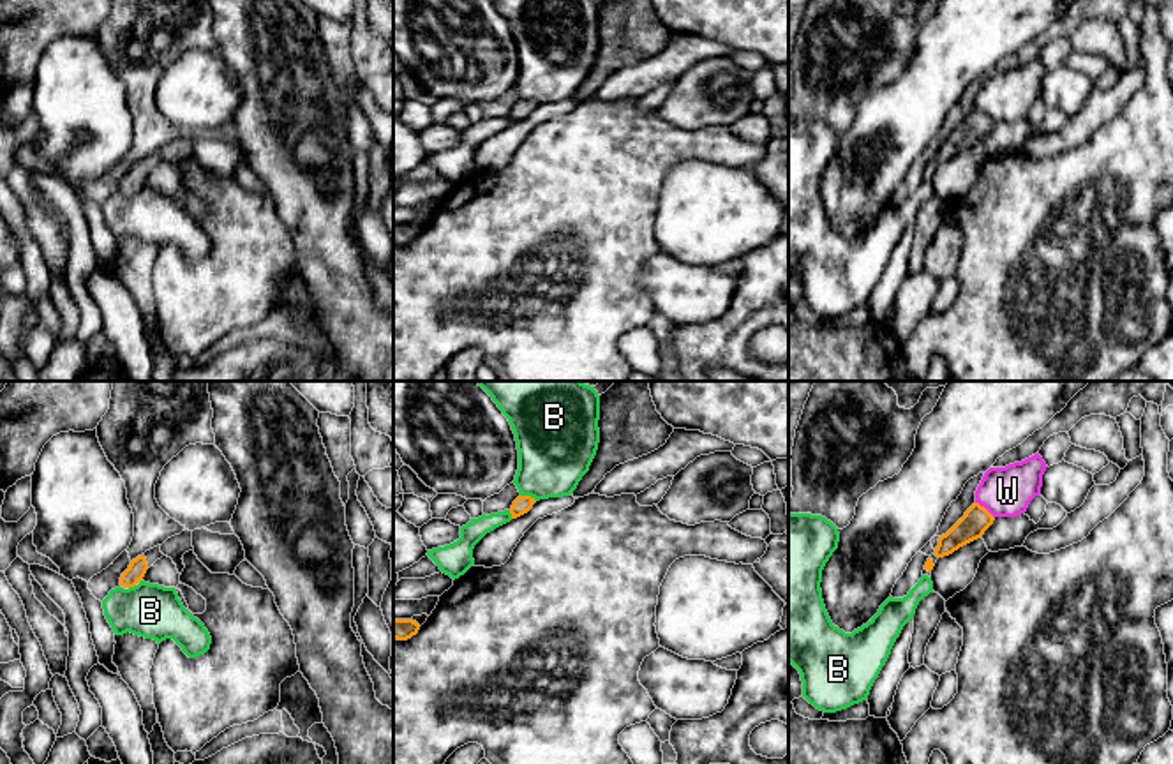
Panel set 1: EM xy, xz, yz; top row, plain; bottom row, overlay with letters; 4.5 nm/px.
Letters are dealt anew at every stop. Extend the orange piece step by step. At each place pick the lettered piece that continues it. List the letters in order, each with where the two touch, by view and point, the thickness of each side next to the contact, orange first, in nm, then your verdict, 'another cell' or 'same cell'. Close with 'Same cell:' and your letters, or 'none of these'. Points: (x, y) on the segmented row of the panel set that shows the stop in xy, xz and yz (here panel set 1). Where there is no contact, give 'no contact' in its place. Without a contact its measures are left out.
B: xz (528, 496) | 80/340 nm | another cell
W: yz (985, 509) | 120/220 nm | another cell
Same cell: none of these

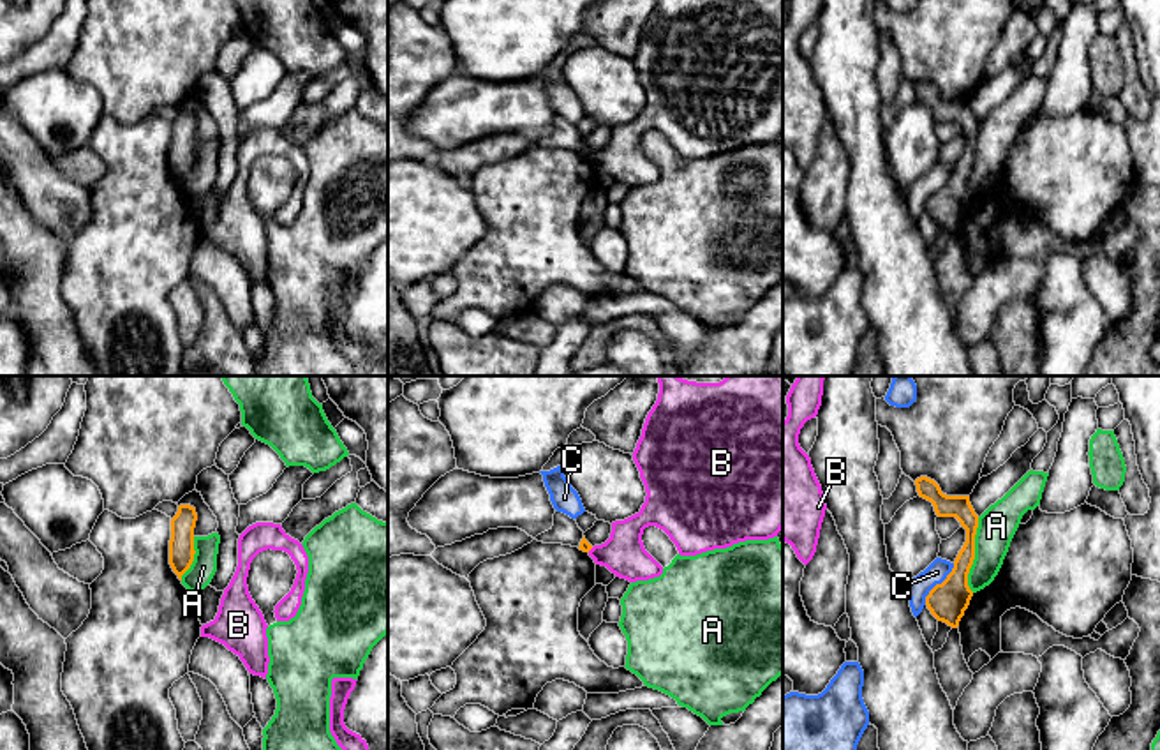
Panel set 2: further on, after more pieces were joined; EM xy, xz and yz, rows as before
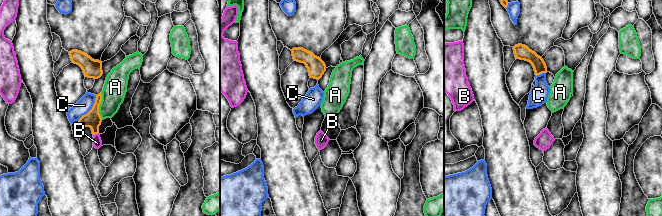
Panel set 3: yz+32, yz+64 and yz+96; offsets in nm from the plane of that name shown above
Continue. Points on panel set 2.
A: yz (974, 554) | 180/180 nm | another cell
B: xz (589, 549) | 50/190 nm | another cell
C: yz (938, 584) | 180/100 nm | another cell
Same cell: none of these

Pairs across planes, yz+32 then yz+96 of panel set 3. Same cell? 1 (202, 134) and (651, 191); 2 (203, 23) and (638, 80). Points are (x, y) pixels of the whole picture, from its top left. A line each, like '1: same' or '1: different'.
1: different
2: different

